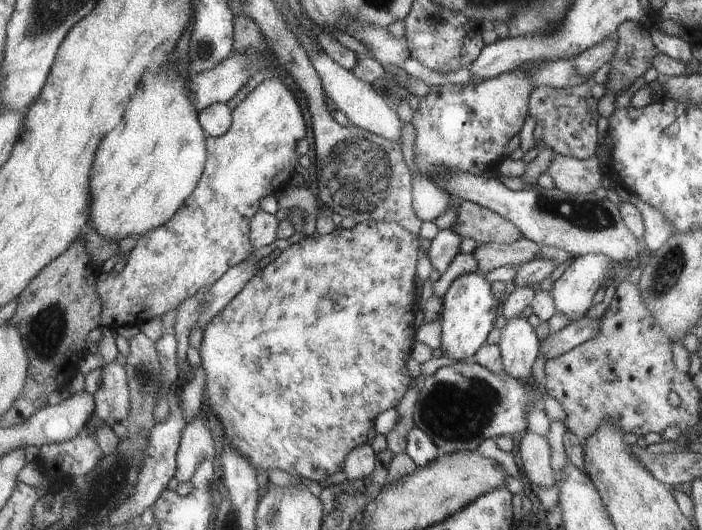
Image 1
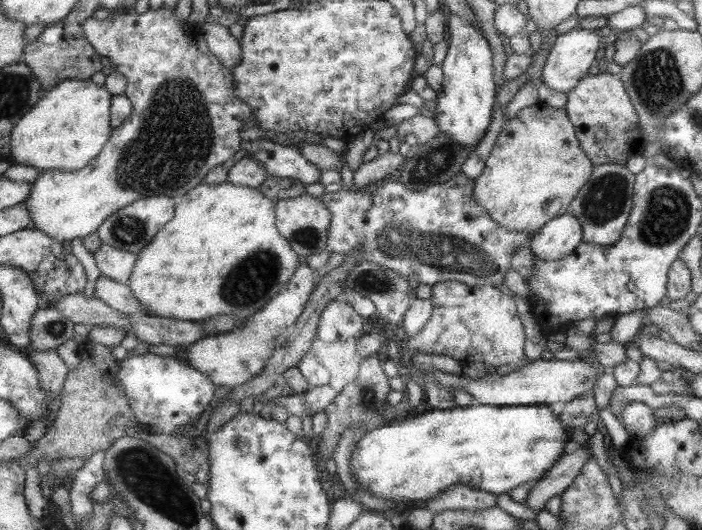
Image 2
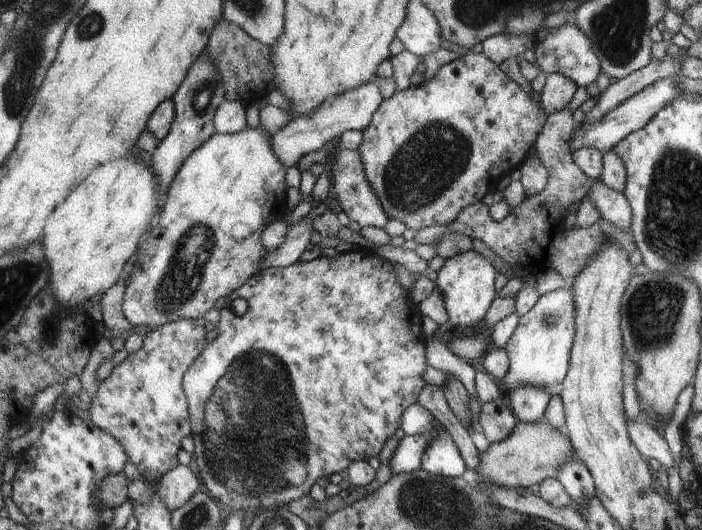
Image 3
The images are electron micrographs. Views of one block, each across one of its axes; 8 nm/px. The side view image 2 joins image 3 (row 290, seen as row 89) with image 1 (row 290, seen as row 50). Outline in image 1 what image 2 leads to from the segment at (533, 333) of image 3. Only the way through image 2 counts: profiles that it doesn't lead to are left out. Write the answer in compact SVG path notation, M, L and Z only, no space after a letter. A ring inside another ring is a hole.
M587 254L575 258L549 290L555 310L569 318L569 324L581 320L583 314L587 314L585 310L591 306L591 298L599 288L601 278L609 272L611 258L603 254Z

